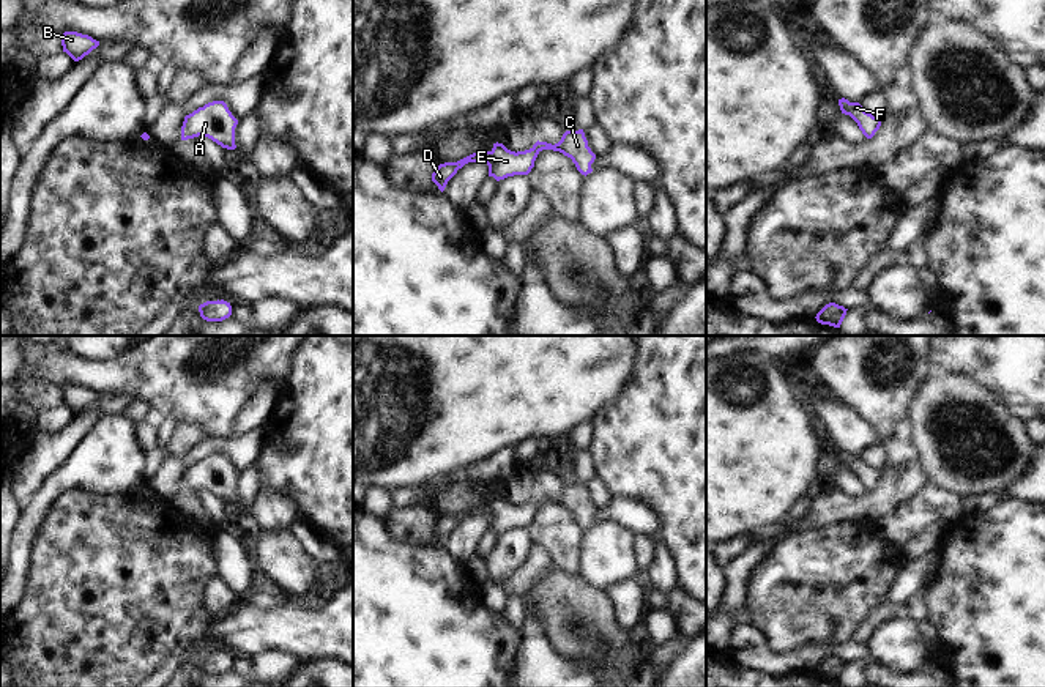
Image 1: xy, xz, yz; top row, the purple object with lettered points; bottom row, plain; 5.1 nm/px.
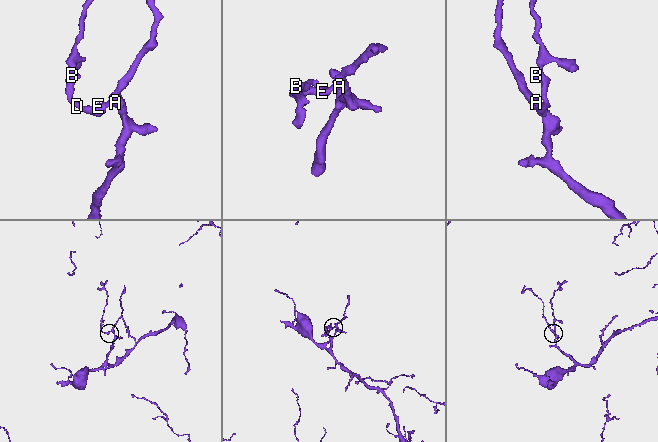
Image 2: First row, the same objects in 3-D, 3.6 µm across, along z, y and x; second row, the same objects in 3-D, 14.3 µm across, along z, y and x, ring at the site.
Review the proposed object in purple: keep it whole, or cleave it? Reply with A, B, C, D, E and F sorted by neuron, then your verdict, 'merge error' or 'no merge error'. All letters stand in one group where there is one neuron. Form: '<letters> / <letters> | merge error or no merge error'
A B C D E F | no merge error

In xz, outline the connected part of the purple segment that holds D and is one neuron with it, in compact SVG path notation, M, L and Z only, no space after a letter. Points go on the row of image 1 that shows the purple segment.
M578 129L566 131L555 145L537 140L530 150L517 153L496 142L490 151L473 153L457 162L440 164L432 173L432 181L443 192L448 181L468 162L485 162L489 176L493 176L496 181L514 175L528 175L542 150L560 151L571 158L577 170L585 176L593 172L591 164L596 154L588 147L583 129Z

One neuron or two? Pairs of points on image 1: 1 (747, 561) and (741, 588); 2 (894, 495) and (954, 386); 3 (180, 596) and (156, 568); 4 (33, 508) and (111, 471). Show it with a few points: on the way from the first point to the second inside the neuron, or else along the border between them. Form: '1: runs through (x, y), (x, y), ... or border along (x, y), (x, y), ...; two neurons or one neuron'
1: runs through (741, 568), (741, 582); one neuron
2: border along (908, 413), (914, 446), (924, 473), (932, 484); two neurons
3: runs through (174, 590), (158, 574); one neuron
4: runs through (52, 489), (63, 478), (78, 471), (92, 471); one neuron

